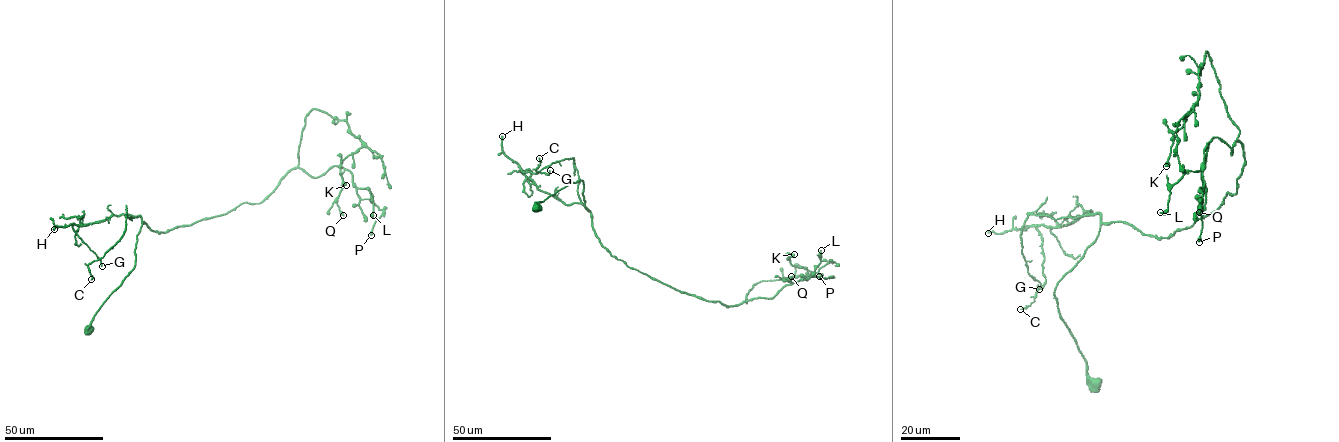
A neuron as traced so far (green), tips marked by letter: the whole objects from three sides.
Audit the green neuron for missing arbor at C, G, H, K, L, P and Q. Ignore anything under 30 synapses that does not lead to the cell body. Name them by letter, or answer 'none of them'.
none of them

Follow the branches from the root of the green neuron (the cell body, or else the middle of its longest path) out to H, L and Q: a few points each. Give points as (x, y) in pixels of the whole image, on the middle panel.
H: (536, 207), (581, 180), (590, 211), (542, 192), (504, 154), (502, 136)
L: (536, 207), (581, 180), (592, 229), (612, 256), (680, 291), (726, 306), (772, 298), (811, 275), (821, 250)
Q: (536, 207), (581, 180), (592, 229), (612, 256), (726, 306), (772, 298), (791, 276)

